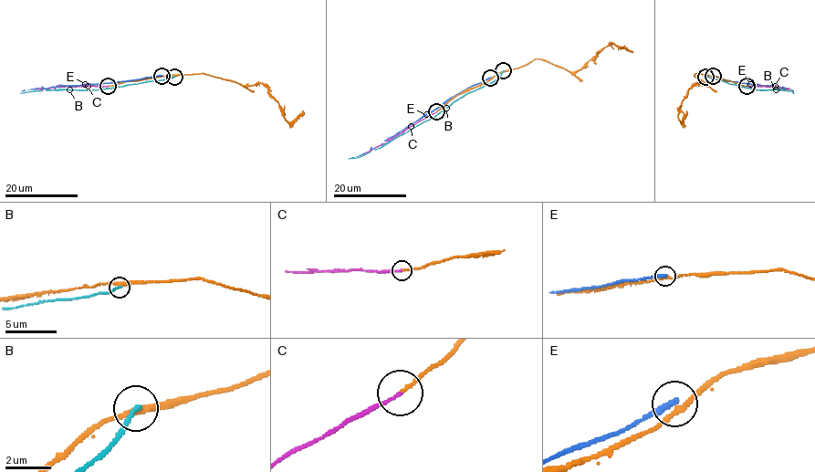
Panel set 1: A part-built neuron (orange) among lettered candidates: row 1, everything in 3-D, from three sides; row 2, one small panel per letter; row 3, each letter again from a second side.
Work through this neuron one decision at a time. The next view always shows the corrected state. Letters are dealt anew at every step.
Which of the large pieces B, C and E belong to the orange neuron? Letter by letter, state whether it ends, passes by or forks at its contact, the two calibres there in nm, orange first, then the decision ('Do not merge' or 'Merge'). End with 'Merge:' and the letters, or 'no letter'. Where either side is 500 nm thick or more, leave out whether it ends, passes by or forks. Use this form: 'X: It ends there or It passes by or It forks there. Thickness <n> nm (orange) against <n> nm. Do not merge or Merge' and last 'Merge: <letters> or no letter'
B: It ends there. Thickness 280 nm (orange) against 180 nm. Do not merge
C: It ends there. Thickness 140 nm (orange) against 150 nm. Merge
E: It ends there. Thickness 160 nm (orange) against 280 nm. Do not merge
Merge: C

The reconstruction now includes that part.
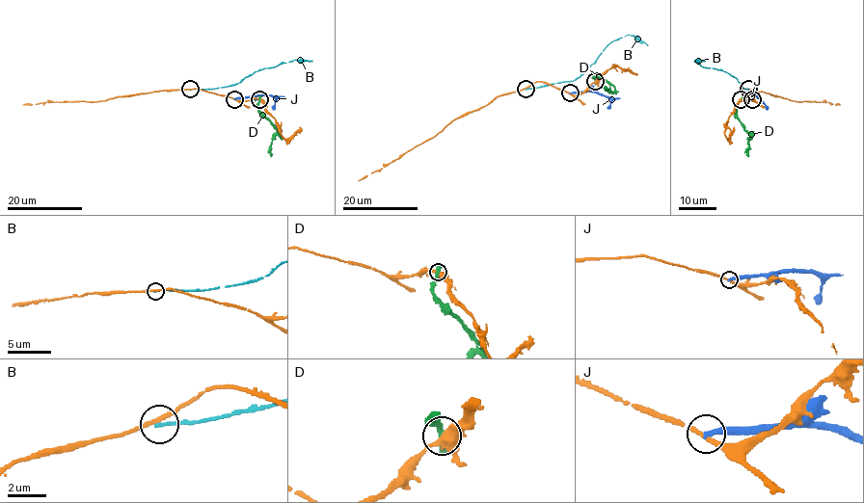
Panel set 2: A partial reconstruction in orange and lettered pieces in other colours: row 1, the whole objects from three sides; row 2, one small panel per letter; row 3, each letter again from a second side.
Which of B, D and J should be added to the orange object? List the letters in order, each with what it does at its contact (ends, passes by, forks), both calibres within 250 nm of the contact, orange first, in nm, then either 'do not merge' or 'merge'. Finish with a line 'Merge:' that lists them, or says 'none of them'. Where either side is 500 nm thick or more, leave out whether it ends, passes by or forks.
B: it ends; calibres 190 and 180 nm; do not merge
D: it ends; calibres 400 and 360 nm; do not merge
J: it ends; calibres 200 and 280 nm; do not merge
Merge: none of them

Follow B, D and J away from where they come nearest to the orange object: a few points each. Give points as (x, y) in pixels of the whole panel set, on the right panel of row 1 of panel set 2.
B: (748, 90), (723, 70), (703, 66), (694, 60), (705, 60)
D: (741, 98), (737, 119), (751, 136), (747, 156)
J: (753, 98), (751, 96), (755, 95), (767, 109)

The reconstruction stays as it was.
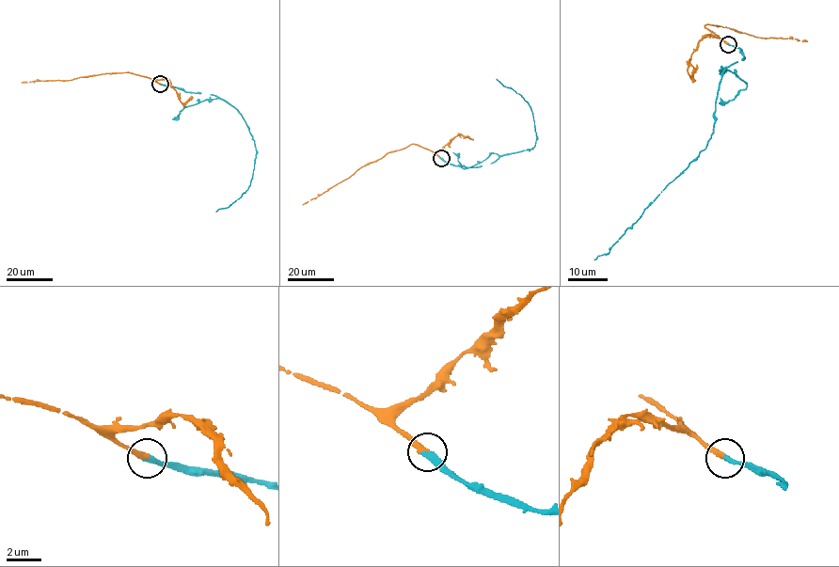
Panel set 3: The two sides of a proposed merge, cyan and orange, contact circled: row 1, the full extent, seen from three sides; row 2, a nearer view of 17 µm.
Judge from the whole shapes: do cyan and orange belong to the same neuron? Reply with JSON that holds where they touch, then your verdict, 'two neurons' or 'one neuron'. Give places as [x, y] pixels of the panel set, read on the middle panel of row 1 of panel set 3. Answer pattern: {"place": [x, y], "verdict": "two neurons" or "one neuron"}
{"place": [441, 158], "verdict": "one neuron"}

